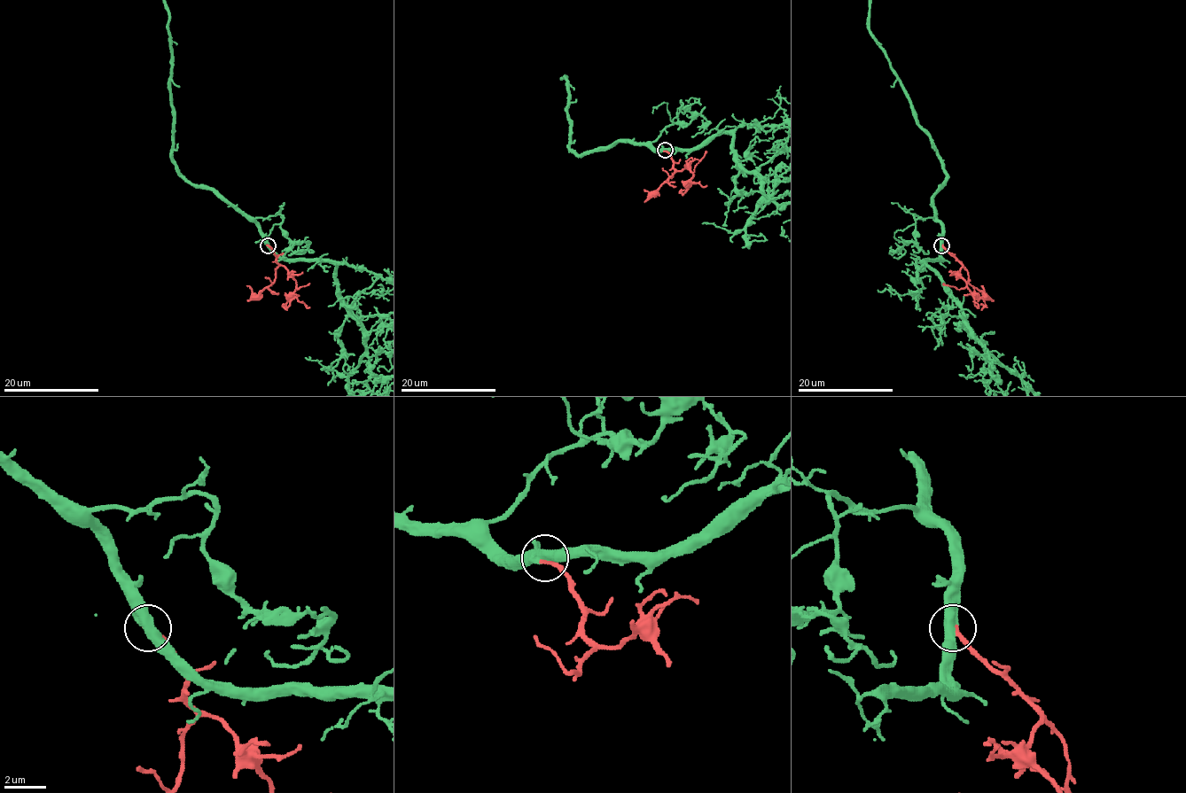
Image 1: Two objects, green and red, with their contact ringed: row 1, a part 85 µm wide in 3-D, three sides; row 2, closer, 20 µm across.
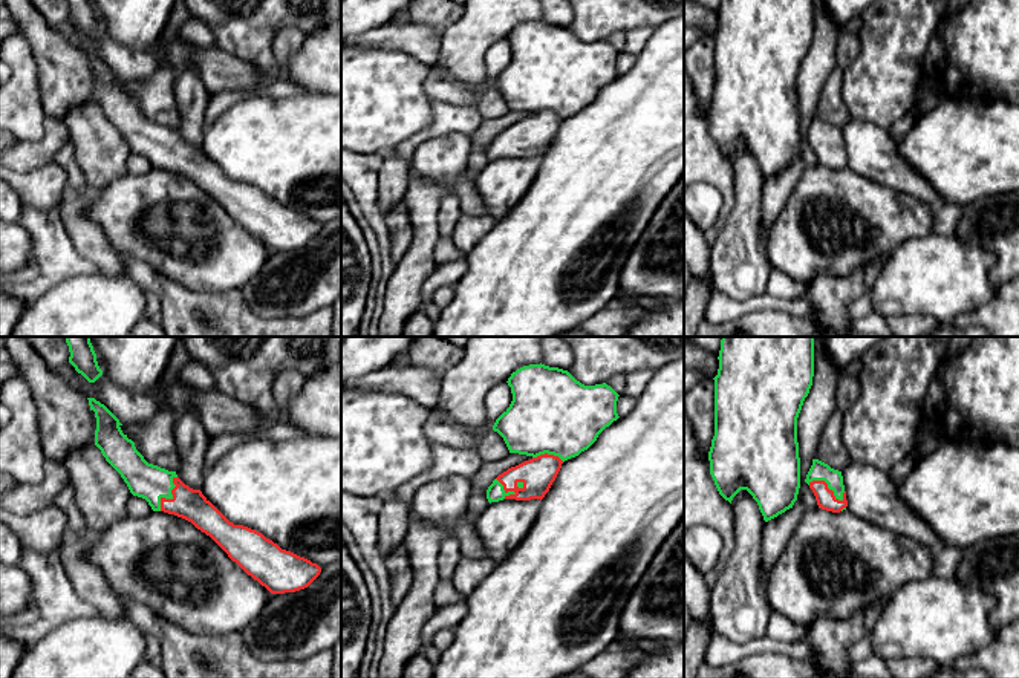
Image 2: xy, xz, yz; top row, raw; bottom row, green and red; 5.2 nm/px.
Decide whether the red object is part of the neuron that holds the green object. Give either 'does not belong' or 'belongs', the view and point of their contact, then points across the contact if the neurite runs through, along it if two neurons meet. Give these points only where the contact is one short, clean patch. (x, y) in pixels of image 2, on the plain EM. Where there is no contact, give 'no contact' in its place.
belongs; meets green in yz at (828, 143)

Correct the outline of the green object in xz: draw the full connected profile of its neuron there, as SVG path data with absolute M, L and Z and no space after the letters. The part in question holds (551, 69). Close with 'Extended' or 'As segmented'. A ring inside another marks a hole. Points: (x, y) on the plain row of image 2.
M529 21L517 26L508 35L513 58L496 77L497 89L510 110L526 112L531 116L499 132L487 147L488 159L503 156L543 156L555 138L562 121L588 107L598 92L620 73L617 70L618 51L607 43L584 43L568 28L545 21Z. Extended

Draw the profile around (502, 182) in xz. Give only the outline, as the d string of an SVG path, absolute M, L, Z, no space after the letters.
M503 156L491 159L476 176L476 187L482 194L488 216L502 219L529 190L542 158Z

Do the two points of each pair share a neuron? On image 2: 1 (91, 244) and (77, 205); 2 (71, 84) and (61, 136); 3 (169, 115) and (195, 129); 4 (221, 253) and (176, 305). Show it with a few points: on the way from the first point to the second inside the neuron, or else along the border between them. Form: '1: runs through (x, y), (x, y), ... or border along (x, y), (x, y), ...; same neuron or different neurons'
1: runs through (86, 234), (77, 222), (77, 215); same neuron
2: border along (46, 114), (63, 120); different neurons
3: border along (172, 86), (179, 114), (176, 127); different neurons
4: border along (158, 271), (164, 271), (192, 290), (225, 291); different neurons

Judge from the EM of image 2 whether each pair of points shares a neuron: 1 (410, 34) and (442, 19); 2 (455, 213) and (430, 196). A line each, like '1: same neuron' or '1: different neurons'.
1: different neurons
2: different neurons

